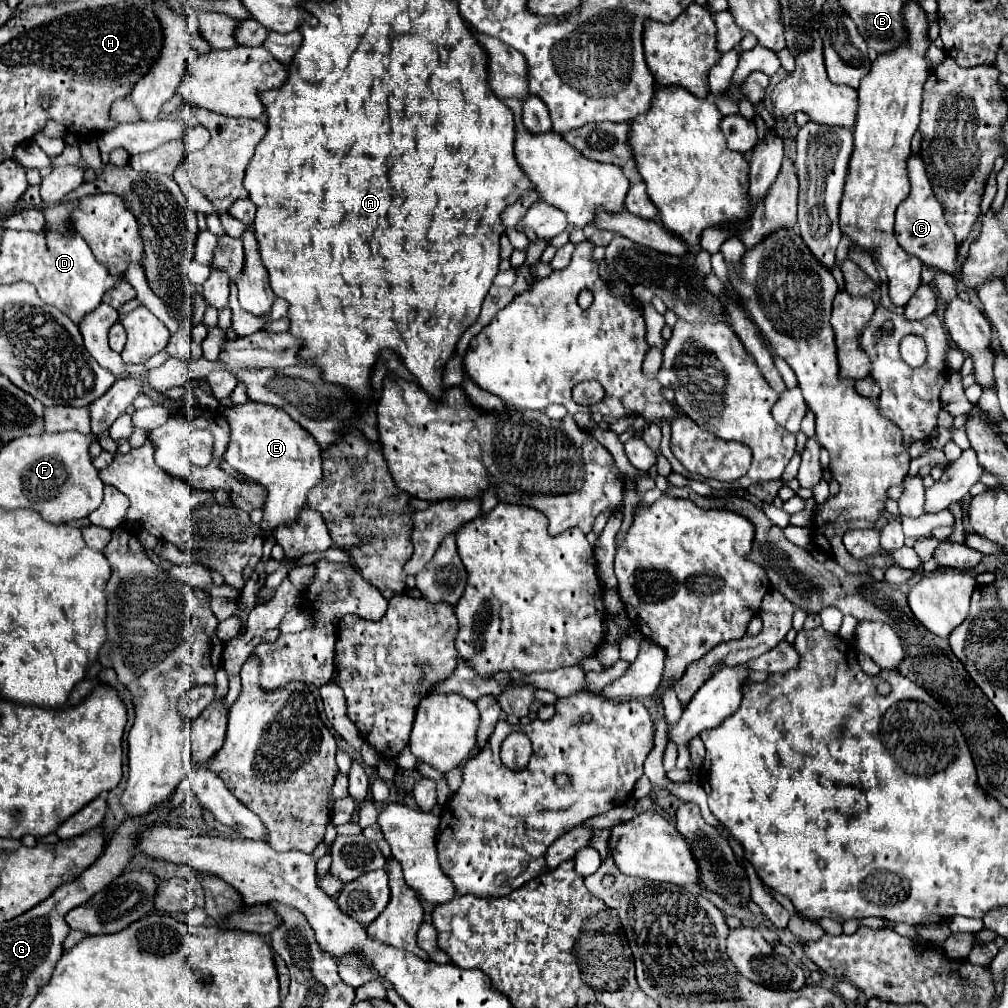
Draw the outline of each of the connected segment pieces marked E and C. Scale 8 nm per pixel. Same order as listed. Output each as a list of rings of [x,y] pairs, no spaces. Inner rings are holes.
[[[248,401],[244,405],[222,407],[220,415],[232,429],[224,461],[238,469],[246,479],[266,489],[260,529],[270,535],[276,527],[294,523],[298,513],[306,507],[308,493],[322,481],[322,457],[316,439],[294,423],[288,413],[270,405]]]
[[[920,153],[910,155],[910,159],[908,159],[908,177],[910,177],[912,189],[910,189],[910,195],[898,205],[898,211],[896,211],[896,223],[894,223],[896,239],[898,239],[900,247],[906,253],[918,257],[924,265],[940,267],[942,271],[946,271],[946,273],[950,273],[958,279],[958,273],[960,273],[960,265],[956,263],[958,245],[956,245],[952,229],[946,225],[944,209],[932,193],[932,187],[930,187],[930,181],[926,177],[924,161],[922,161]]]

